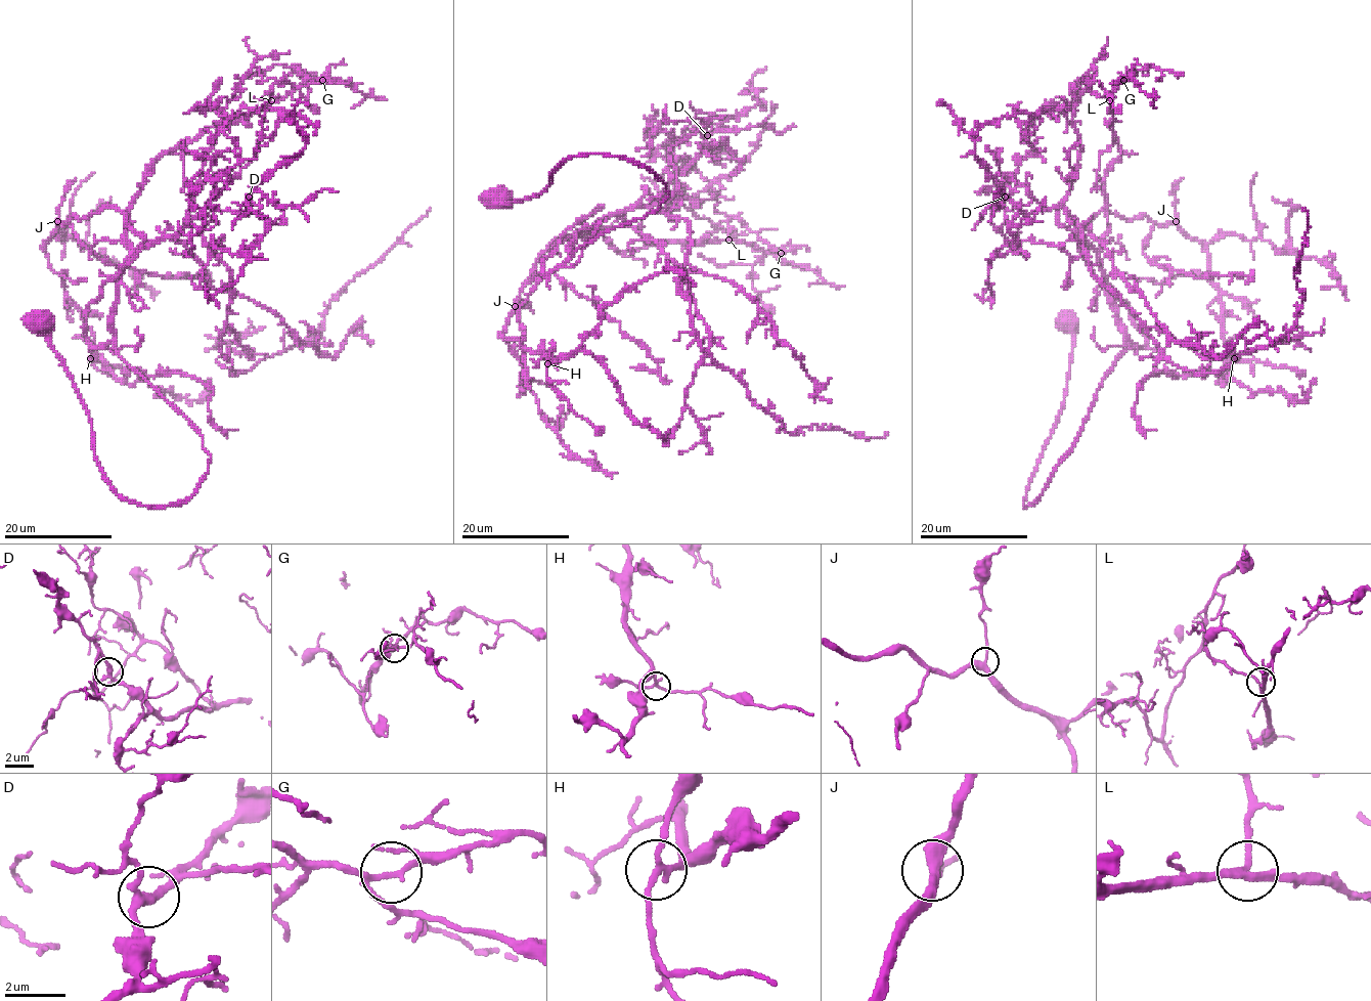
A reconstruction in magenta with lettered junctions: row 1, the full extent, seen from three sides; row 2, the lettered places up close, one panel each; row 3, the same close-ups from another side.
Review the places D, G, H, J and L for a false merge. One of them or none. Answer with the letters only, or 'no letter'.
no letter

